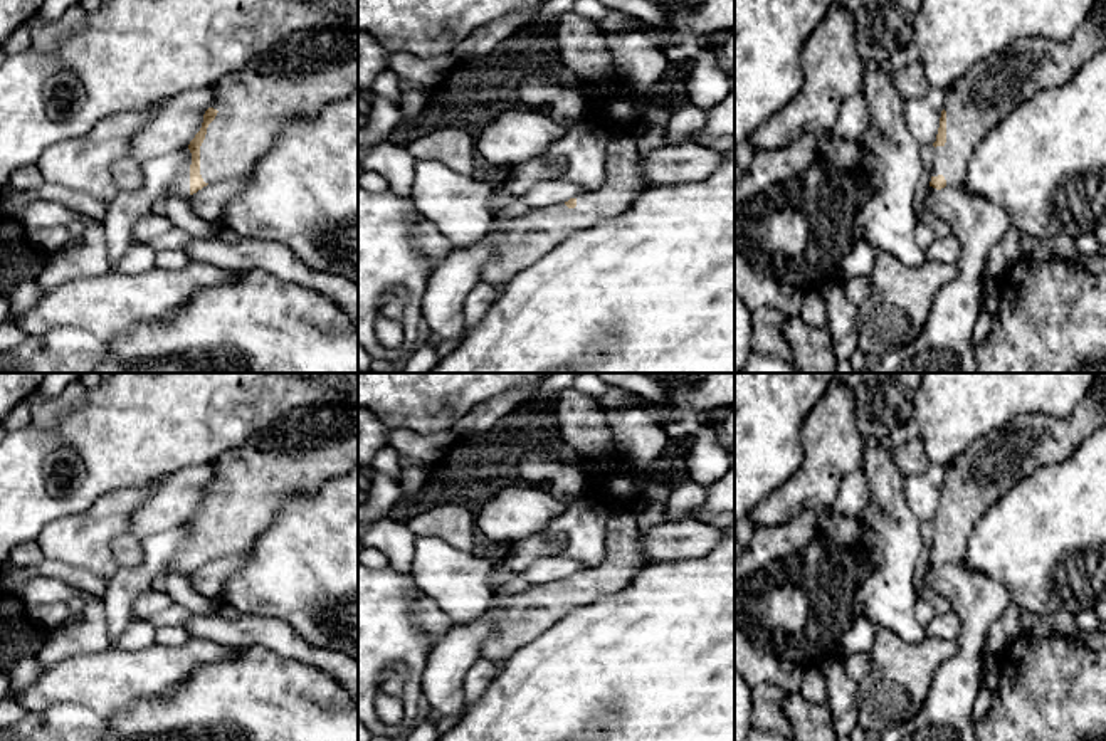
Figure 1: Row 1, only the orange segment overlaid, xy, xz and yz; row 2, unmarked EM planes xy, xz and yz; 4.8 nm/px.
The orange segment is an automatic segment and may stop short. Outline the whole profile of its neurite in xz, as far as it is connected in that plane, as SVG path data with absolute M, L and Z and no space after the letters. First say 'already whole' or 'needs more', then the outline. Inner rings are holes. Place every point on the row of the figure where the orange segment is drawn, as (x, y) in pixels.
needs more | M629 133L610 136L605 183L568 202L535 208L508 220L492 240L494 254L482 265L481 281L492 286L508 284L573 232L624 213L650 187L642 175L635 136Z

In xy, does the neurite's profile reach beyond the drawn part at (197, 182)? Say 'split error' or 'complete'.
split error

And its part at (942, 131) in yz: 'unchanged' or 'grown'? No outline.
grown

